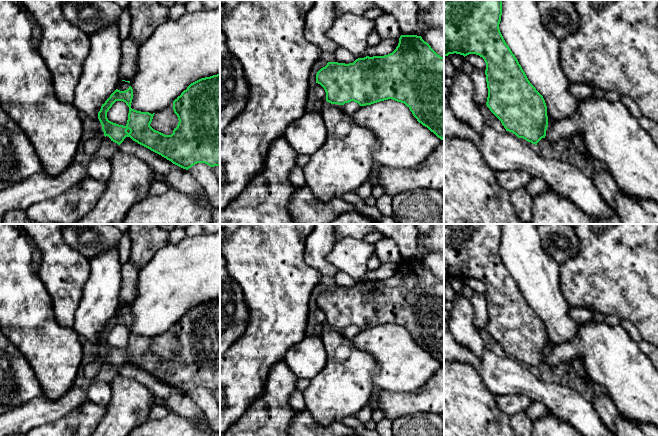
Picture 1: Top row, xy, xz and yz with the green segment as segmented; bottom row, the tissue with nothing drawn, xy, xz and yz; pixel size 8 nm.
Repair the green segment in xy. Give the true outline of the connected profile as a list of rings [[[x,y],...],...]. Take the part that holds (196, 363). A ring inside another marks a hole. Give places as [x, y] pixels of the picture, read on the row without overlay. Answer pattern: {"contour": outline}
{"contour": [[[220,298],[201,302],[191,307],[180,320],[173,325],[173,334],[178,341],[178,349],[171,359],[154,354],[150,348],[155,337],[141,336],[131,332],[133,313],[125,315],[116,313],[102,328],[98,343],[104,360],[120,369],[126,361],[161,379],[173,388],[188,394],[197,387],[210,391],[220,390]],[[116,325],[123,325],[129,331],[128,344],[125,350],[108,344],[107,336]]]}

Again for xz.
{"contour": [[[401,259],[396,273],[384,280],[366,280],[353,287],[328,286],[316,298],[316,307],[326,316],[326,325],[344,329],[354,325],[360,330],[392,323],[404,327],[419,347],[427,351],[441,364],[444,363],[444,282],[438,279],[421,260]]]}

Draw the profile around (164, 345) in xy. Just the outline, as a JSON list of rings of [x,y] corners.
[[[173,326],[165,333],[156,336],[150,350],[165,359],[171,359],[178,349],[178,341],[173,334]]]

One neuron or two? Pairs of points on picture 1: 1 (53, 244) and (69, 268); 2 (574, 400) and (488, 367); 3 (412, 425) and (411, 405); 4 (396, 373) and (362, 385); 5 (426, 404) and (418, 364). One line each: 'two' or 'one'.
1: one
2: one
3: two
4: two
5: two

